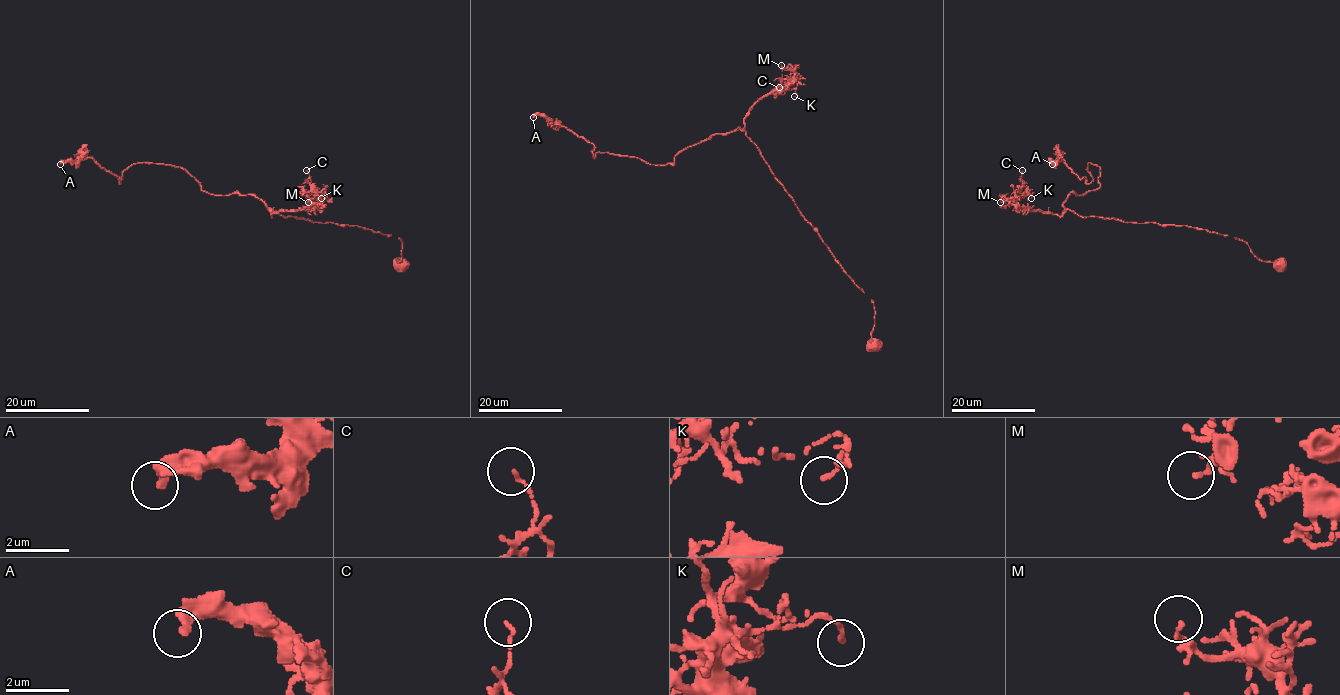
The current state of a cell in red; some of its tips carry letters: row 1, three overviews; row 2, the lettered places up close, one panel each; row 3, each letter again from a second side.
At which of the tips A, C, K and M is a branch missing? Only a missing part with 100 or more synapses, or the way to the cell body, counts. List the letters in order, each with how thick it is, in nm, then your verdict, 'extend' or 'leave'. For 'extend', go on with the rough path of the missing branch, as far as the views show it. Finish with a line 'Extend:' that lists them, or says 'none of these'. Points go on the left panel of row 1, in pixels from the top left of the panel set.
A: 320 nm | leave
C: 100 nm | leave
K: 130 nm | leave
M: 130 nm | leave
Extend: none of these

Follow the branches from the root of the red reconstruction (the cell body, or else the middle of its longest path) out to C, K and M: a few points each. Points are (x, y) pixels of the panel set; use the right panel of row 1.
C: (1278, 264), (1260, 260), (1244, 241), (1186, 225), (1026, 210), (1014, 199), (1022, 170)
K: (1278, 264), (1260, 260), (1244, 241), (1205, 229), (1081, 217), (1070, 209), (1056, 216), (1017, 201), (1031, 198)
M: (1278, 264), (1260, 260), (1244, 241), (1205, 229), (1081, 217), (1070, 209), (1056, 216), (1000, 202)

